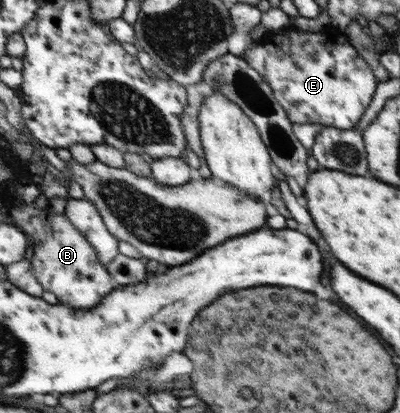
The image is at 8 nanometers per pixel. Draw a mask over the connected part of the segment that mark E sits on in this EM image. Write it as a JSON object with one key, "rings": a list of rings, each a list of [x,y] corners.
{"rings":[[[284,29],[266,43],[251,43],[243,54],[243,60],[266,79],[291,124],[320,123],[339,130],[353,129],[375,94],[376,79],[358,52],[348,43],[322,39],[322,33]]]}

